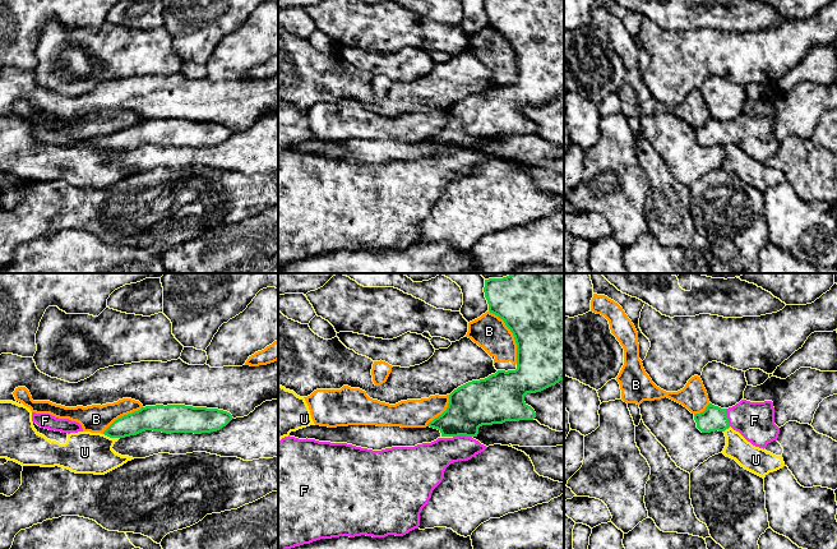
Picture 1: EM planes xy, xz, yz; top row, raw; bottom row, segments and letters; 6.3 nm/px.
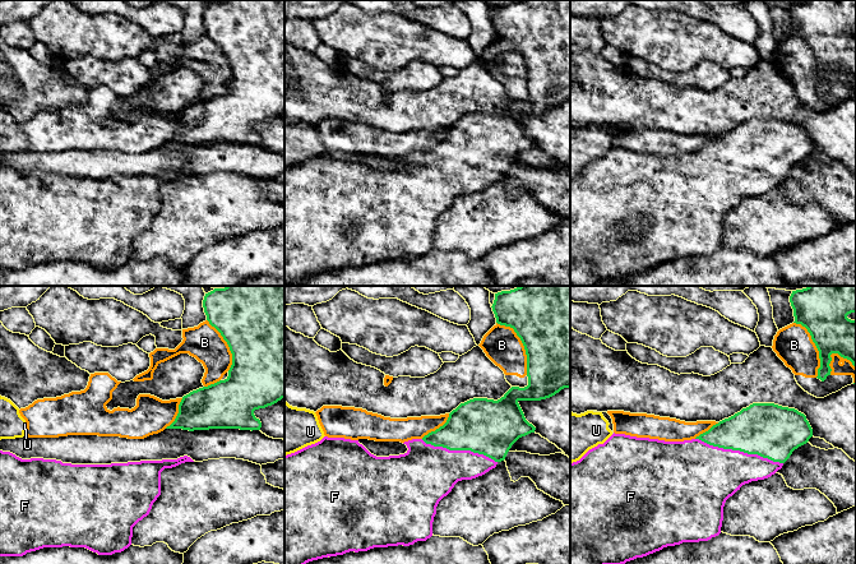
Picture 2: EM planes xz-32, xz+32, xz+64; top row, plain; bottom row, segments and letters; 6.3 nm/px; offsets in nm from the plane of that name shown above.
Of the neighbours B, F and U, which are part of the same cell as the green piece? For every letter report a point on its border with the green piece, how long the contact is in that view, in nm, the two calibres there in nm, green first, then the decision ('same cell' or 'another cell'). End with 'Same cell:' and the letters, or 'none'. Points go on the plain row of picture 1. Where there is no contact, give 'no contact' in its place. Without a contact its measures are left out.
B: xz (513, 49) | 380 nm | 500/220 nm | another cell
F: xz (462, 148) | 120 nm | 280/200 nm | same cell
U: xy (111, 151) | 110 nm | 140/260 nm | another cell
Same cell: F

